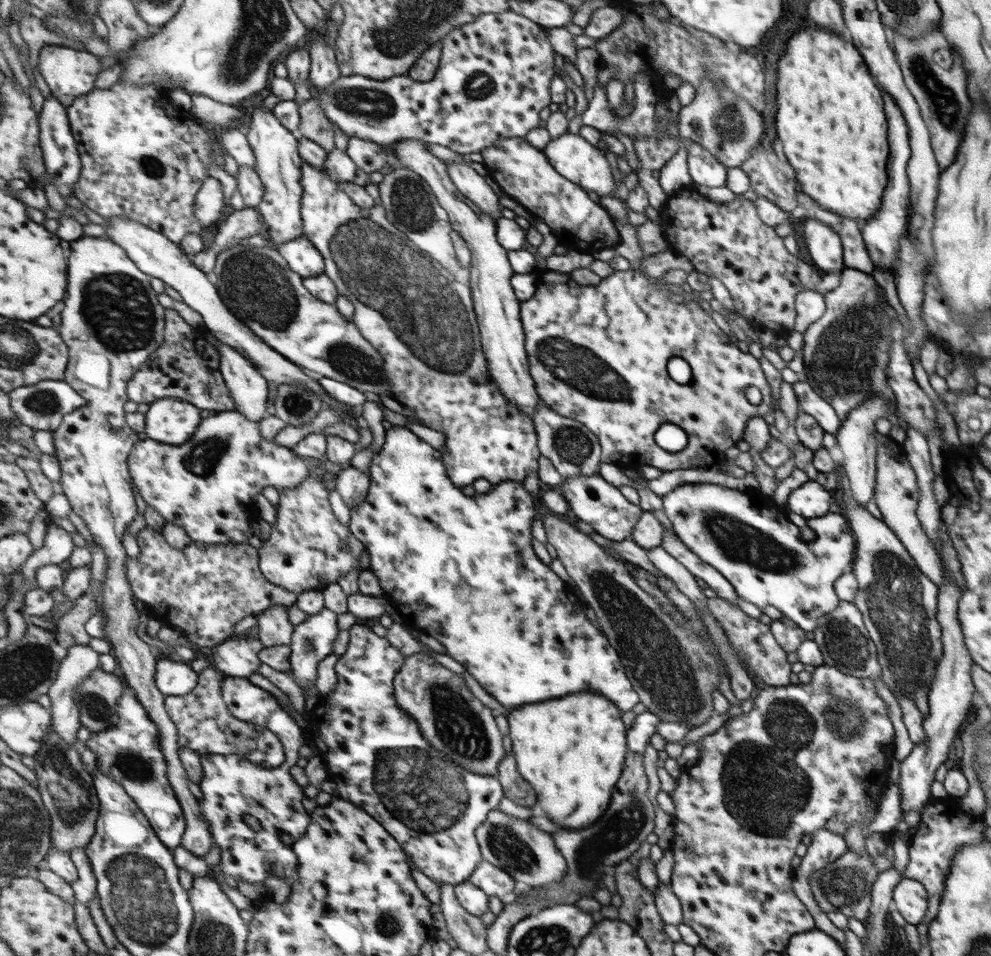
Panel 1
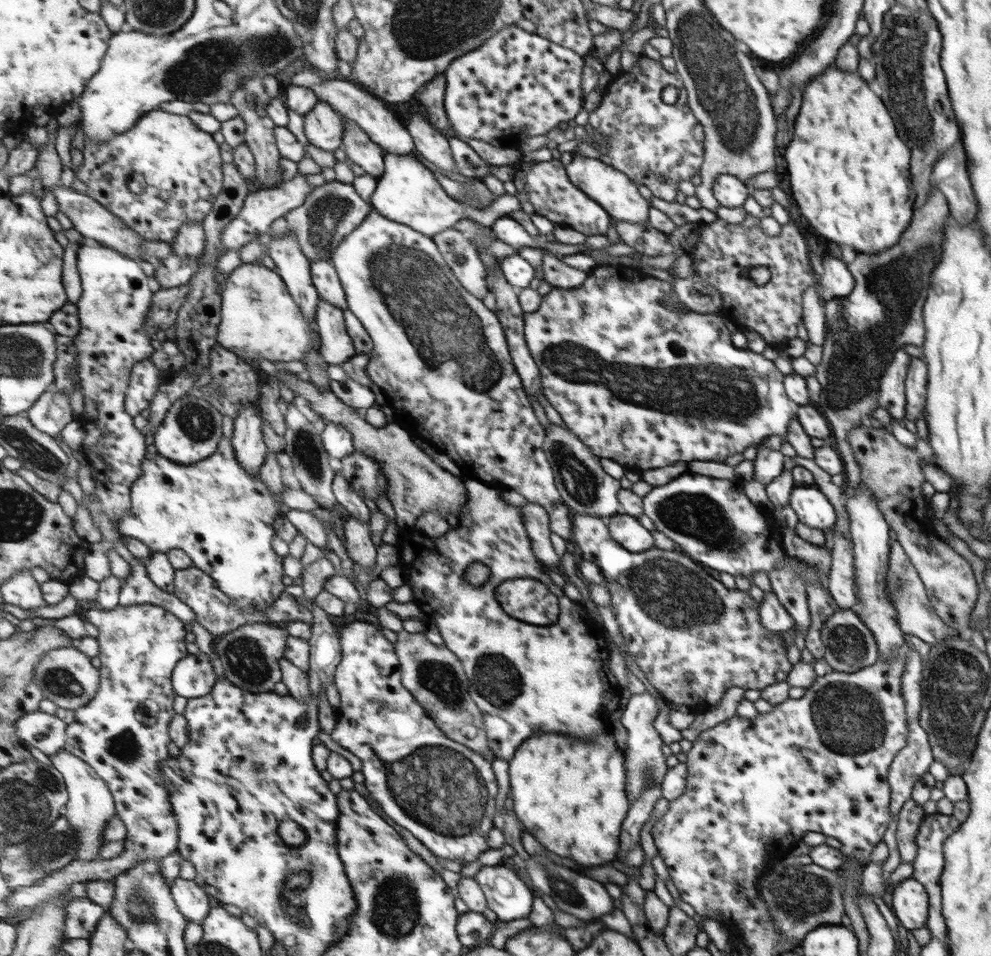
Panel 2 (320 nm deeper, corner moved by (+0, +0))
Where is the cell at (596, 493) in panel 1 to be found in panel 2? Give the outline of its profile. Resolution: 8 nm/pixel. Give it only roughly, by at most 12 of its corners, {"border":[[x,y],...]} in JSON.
{"border":[[566,427],[544,448],[561,500],[577,514],[620,515],[619,481]]}

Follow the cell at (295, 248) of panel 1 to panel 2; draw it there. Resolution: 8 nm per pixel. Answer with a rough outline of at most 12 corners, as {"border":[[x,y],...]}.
{"border":[[312,261],[312,280],[320,299],[345,310],[345,296],[336,266]]}

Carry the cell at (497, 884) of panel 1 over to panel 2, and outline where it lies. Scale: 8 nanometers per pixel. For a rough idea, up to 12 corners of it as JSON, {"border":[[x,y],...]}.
{"border":[[501,863],[475,878],[504,922],[529,918],[533,890]]}

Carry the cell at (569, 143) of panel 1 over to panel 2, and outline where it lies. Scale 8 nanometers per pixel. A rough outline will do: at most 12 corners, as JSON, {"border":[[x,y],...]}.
{"border":[[573,154],[571,183],[614,220],[647,222],[631,178],[599,159]]}

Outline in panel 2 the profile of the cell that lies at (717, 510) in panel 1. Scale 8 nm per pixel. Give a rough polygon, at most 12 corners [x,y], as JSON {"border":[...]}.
{"border":[[683,472],[642,496],[655,531],[734,576],[793,571],[810,626],[837,609],[735,479]]}

